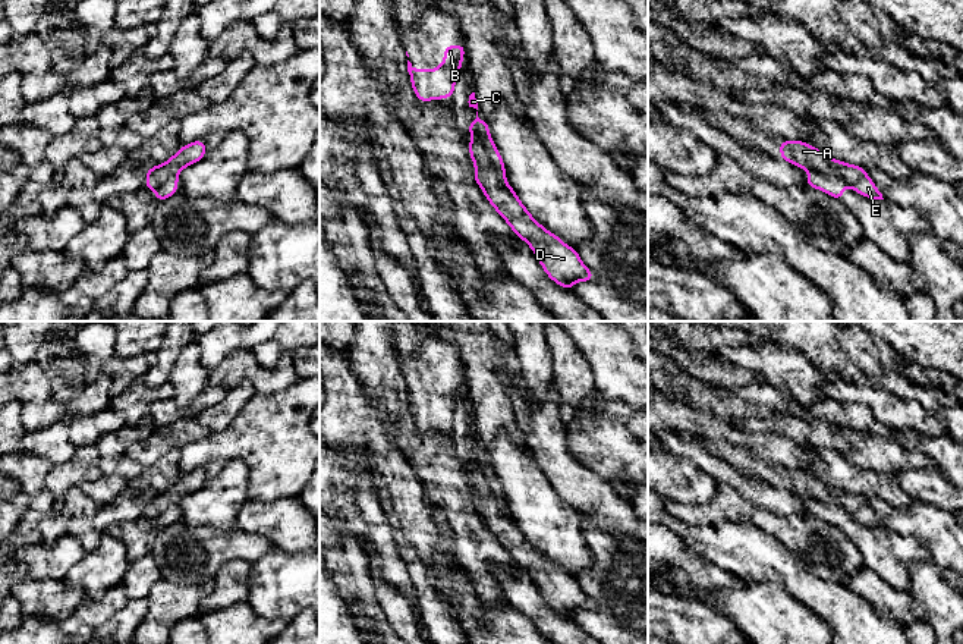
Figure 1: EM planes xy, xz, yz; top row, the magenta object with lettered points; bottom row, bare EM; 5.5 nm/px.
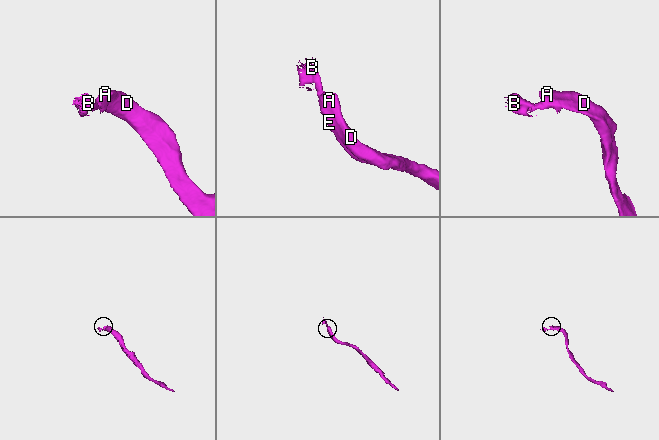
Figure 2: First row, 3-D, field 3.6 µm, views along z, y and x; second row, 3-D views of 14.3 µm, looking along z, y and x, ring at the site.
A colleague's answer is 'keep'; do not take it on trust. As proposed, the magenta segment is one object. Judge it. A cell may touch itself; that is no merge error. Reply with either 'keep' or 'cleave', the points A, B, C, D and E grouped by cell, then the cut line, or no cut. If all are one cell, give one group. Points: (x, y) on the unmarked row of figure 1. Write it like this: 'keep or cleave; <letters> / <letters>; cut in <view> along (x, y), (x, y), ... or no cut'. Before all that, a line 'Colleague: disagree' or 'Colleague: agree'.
Colleague: disagree
cleave; A D E / B C; cut in xz along (471, 467), (485, 477), (493, 496), (503, 506)

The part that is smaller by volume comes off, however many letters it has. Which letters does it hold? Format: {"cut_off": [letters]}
{"cut_off": ["B", "C"]}

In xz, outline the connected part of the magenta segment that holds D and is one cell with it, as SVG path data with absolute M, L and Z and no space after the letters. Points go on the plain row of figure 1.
M471 468L469 484L475 494L475 512L481 515L485 527L514 563L531 575L542 599L554 612L572 619L576 610L595 607L575 577L566 574L532 546L514 518L507 512L506 505L498 505L487 477L479 469Z

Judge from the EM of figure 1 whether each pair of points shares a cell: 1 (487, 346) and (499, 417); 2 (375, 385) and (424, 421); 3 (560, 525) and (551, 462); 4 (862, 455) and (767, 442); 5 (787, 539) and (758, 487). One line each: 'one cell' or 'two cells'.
1: one cell
2: two cells
3: two cells
4: two cells
5: two cells

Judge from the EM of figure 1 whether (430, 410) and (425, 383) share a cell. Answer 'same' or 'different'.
same

